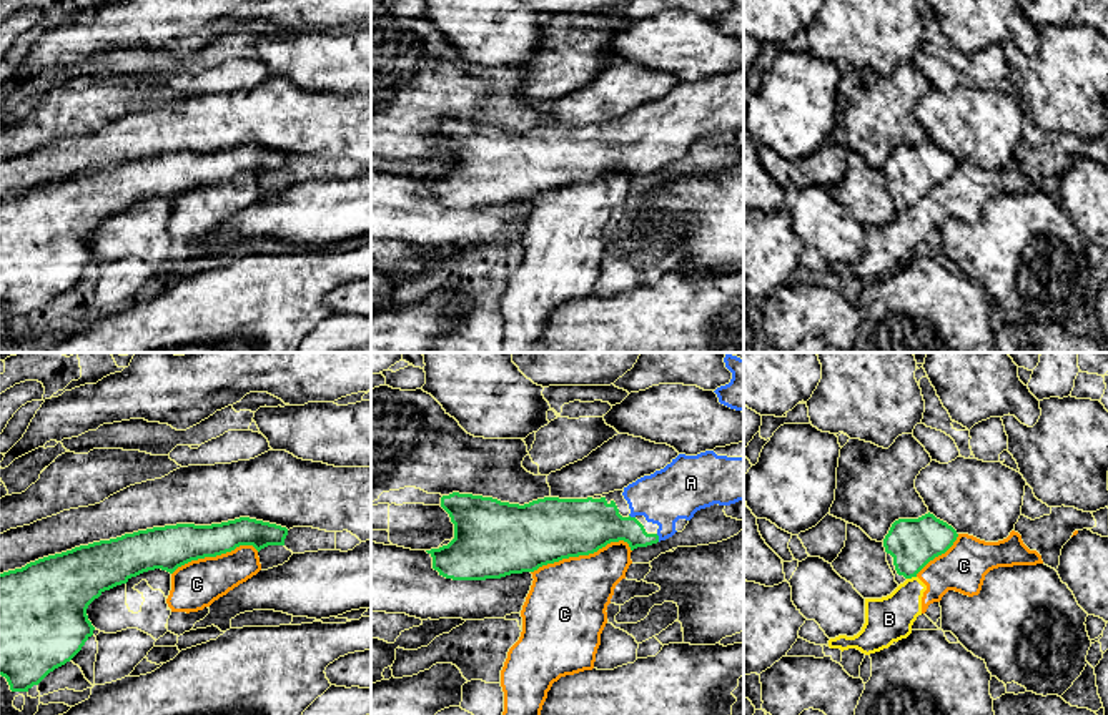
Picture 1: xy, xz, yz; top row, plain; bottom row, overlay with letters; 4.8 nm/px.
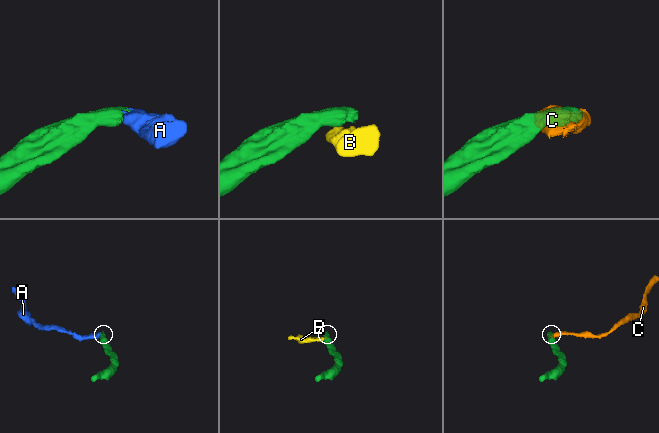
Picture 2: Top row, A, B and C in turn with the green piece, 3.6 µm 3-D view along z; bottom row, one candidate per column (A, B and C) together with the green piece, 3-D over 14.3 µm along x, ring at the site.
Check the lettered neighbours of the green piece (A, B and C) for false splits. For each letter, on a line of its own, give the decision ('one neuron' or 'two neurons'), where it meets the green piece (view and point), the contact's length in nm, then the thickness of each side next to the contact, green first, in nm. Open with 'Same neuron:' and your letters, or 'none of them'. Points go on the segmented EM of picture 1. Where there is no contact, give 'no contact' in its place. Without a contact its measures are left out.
Same neuron: A
A: one neuron; contact xz (657, 537); length 40 nm; calibres 160 and 260 nm
B: two neurons; contact yz (910, 577); length 50 nm; calibres 240 and 220 nm
C: two neurons; contact xz (581, 554); length 500 nm; calibres 320 and 380 nm

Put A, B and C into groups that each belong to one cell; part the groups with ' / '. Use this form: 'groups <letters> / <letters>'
groups A / B C

